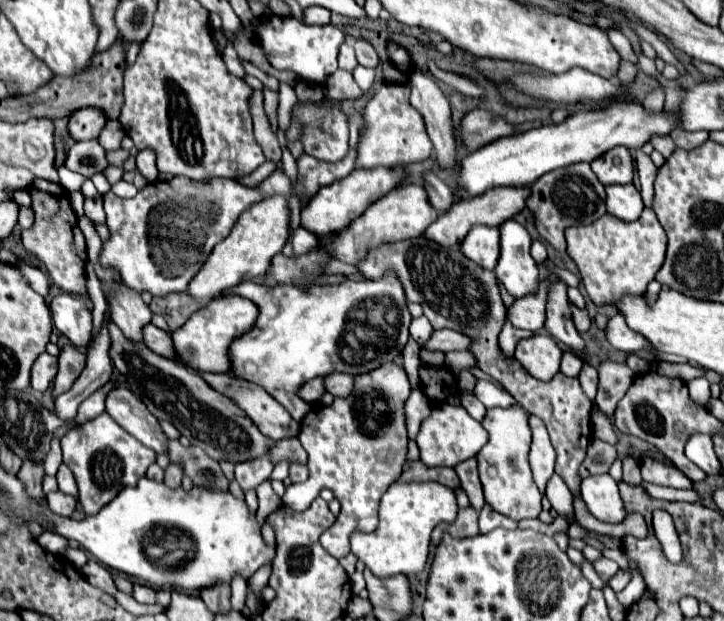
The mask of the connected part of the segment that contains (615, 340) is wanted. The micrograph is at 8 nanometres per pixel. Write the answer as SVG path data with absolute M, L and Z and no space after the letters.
M616 313L608 325L606 325L606 339L612 343L612 347L622 349L622 351L648 351L648 353L656 353L658 359L664 361L684 361L682 357L674 357L674 355L666 355L666 353L658 353L640 333L632 333L632 329L626 325L626 319Z

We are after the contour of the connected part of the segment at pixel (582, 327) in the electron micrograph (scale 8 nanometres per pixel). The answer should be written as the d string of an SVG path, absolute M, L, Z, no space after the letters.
M571 302L569 303L572 311L572 321L574 321L576 329L578 329L580 333L588 331L588 329L590 329L590 317L588 317L588 311L586 311L586 309L578 309L578 307L575 307Z

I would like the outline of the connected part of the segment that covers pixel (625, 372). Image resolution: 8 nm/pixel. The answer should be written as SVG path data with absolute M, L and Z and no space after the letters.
M611 361L611 364L600 364L598 373L600 373L600 385L598 385L596 403L604 413L608 413L612 417L620 397L626 393L628 385L634 381L636 373L626 363L614 361Z

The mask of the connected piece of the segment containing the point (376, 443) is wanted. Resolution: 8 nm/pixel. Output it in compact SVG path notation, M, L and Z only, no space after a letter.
M388 361L366 375L358 375L354 393L350 397L312 409L302 419L298 439L308 453L310 477L304 483L290 485L282 501L294 511L304 511L322 489L330 489L334 493L342 505L342 511L336 523L324 531L320 543L336 559L342 559L350 553L350 535L354 531L370 533L376 529L380 497L402 473L408 445L404 423L404 401L408 395L410 381L404 369L398 369L398 365Z

